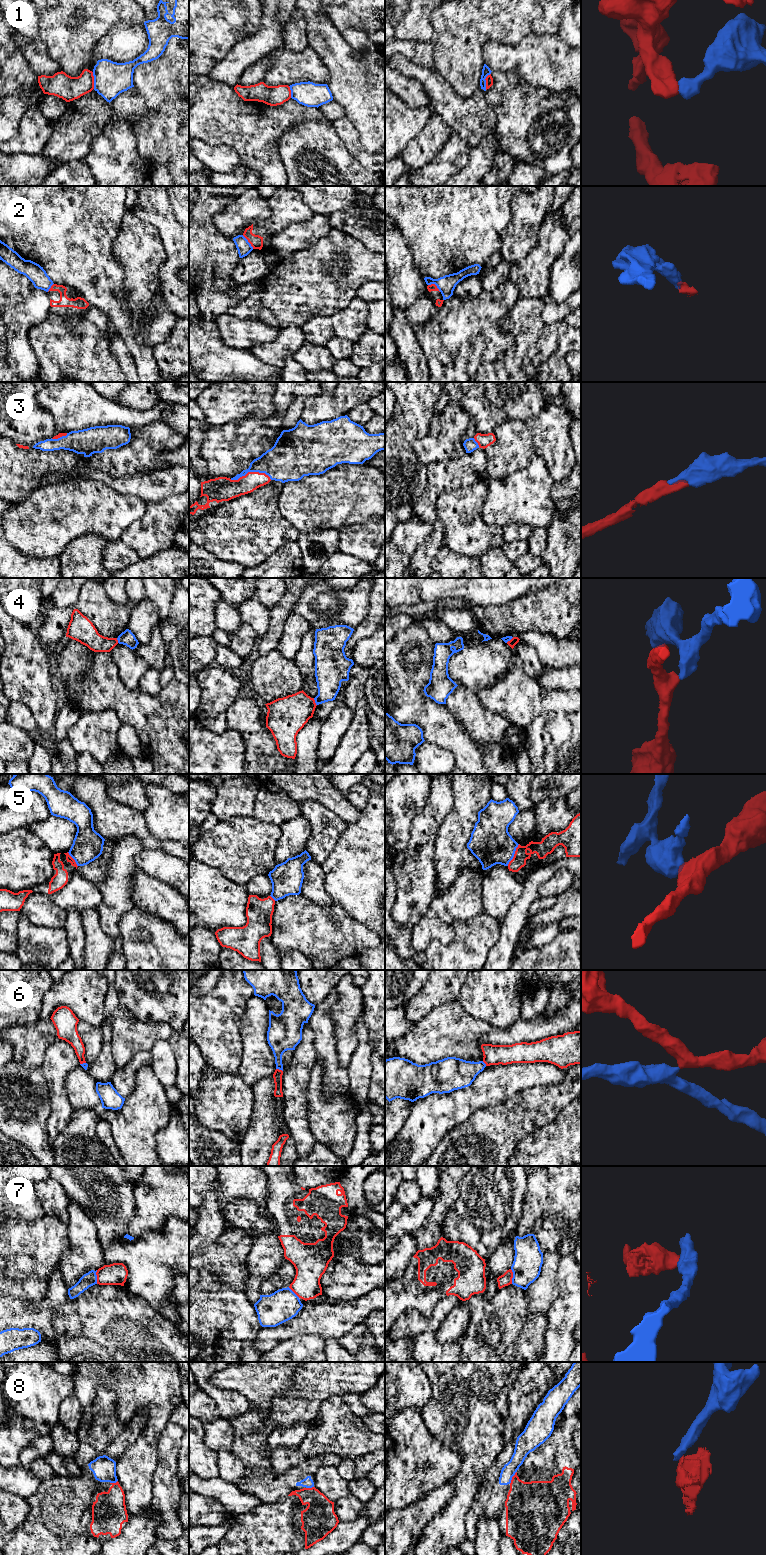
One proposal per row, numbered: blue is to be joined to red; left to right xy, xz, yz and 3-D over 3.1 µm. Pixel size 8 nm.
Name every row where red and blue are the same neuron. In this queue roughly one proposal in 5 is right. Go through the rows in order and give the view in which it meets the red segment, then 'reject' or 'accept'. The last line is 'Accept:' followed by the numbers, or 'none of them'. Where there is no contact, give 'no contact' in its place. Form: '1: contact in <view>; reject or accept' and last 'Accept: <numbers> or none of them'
1: contact in yz; reject
2: contact in yz; reject
3: contact in xz; accept
4: contact in xz; reject
5: contact in yz; reject
6: contact in xz; reject
7: contact in yz; reject
8: contact in yz; reject
Accept: 3

